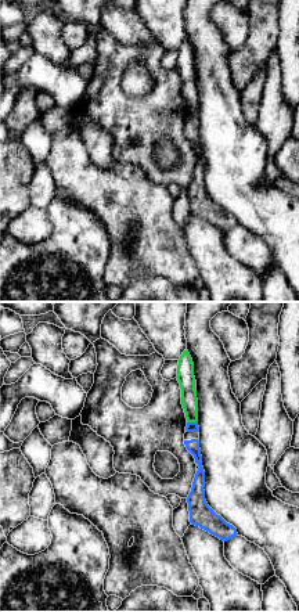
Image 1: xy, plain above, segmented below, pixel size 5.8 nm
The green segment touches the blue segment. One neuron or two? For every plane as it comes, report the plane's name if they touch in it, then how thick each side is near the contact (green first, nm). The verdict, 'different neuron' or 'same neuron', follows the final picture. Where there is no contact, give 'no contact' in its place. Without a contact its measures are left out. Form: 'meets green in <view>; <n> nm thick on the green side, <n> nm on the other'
meets green in xy; 100 nm thick on the green side, 60 nm on the other

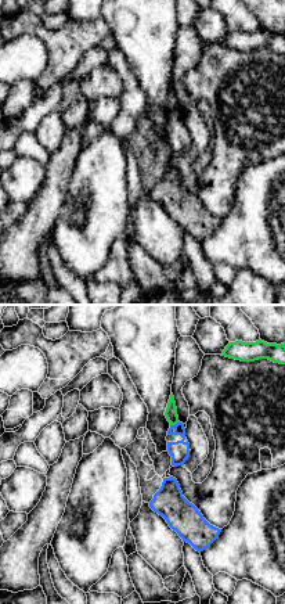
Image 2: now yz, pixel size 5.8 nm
meets green in yz; 70 nm thick on the green side, 120 nm on the other

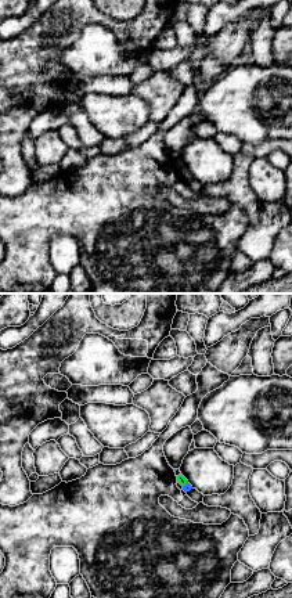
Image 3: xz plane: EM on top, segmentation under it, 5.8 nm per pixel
meets green in xz; 50 nm thick on the green side, 50 nm on the other

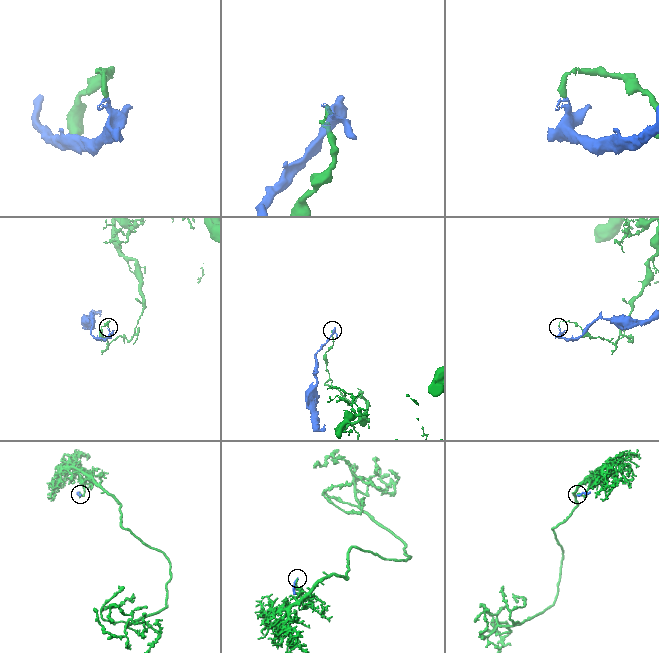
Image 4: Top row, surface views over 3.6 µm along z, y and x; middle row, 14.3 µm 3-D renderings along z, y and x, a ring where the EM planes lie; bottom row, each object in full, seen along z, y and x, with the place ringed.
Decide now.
different neuron

